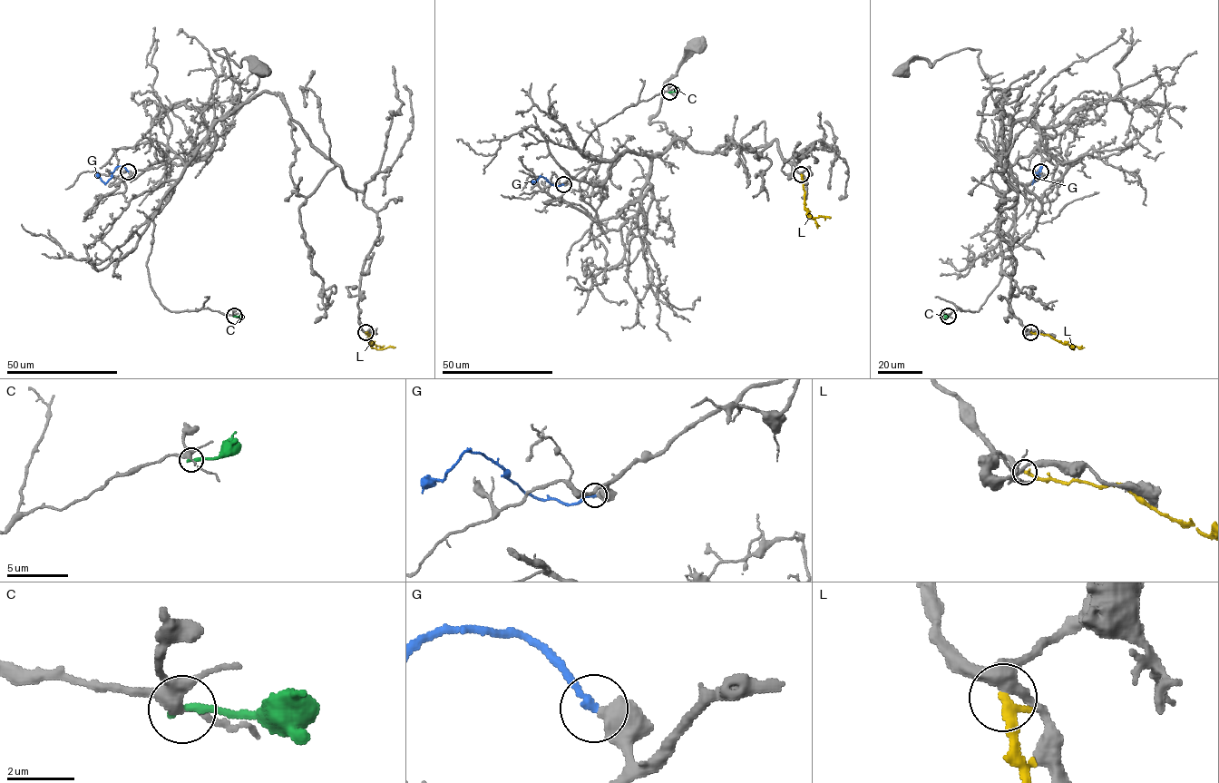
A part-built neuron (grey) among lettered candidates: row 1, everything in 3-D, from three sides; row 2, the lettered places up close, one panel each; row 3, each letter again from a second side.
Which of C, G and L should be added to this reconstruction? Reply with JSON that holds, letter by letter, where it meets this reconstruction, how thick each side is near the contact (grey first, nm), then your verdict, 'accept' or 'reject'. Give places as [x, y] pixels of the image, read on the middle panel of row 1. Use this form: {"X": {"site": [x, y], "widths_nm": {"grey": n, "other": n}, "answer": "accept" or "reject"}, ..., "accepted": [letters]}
{"C": {"site": [669, 92], "widths_nm": {"grey": 280, "other": 280}, "answer": "reject"}, "G": {"site": [563, 184], "widths_nm": {"grey": 600, "other": 240}, "answer": "accept"}, "L": {"site": [801, 174], "widths_nm": {"grey": 360, "other": 320}, "answer": "reject"}, "accepted": ["G"]}

